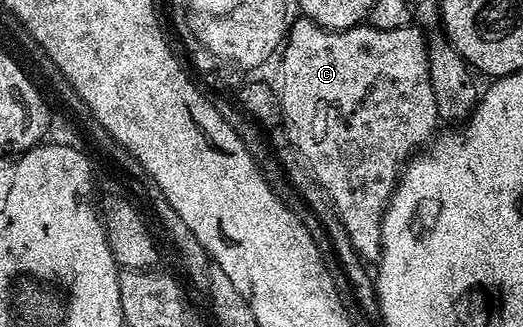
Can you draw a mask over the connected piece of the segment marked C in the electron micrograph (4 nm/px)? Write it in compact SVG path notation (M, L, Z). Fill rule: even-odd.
M309 20L289 23L286 31L286 40L280 50L281 87L280 87L280 114L290 125L294 133L294 142L298 145L297 153L301 161L305 163L315 180L328 192L348 236L352 240L352 248L367 263L374 264L382 257L382 217L390 197L398 187L399 177L415 152L421 151L435 137L440 125L438 109L436 108L436 96L432 92L432 80L430 79L430 48L428 38L423 27L411 24L404 28L388 28L381 30L369 24L353 26L347 30L325 30L323 26L317 26Z

